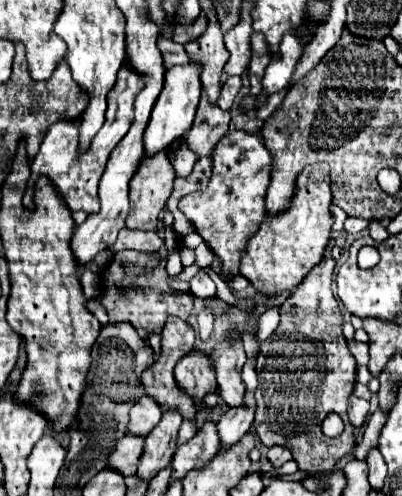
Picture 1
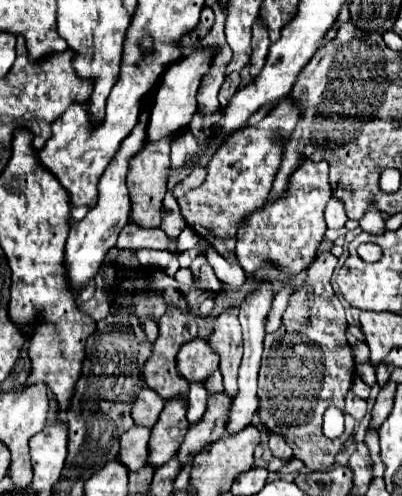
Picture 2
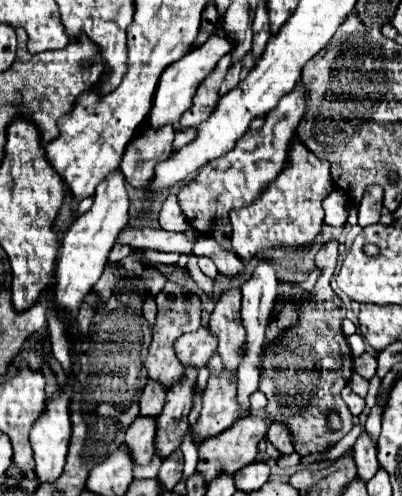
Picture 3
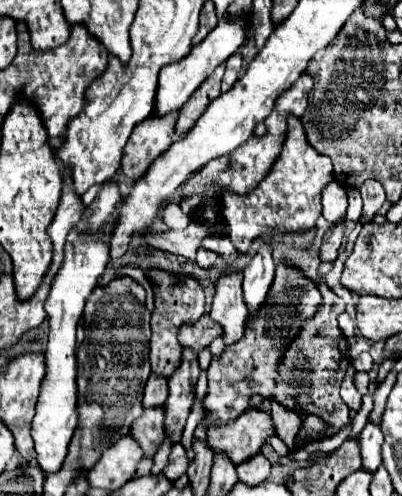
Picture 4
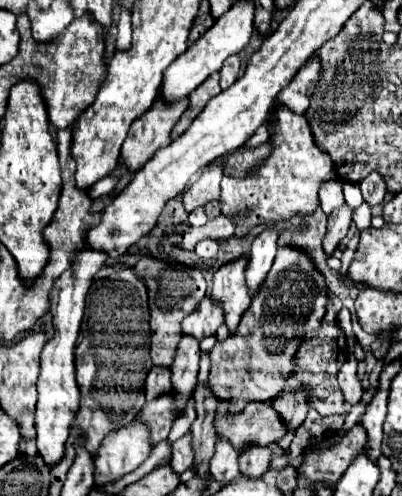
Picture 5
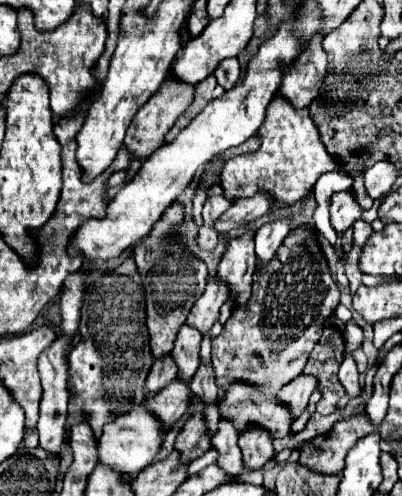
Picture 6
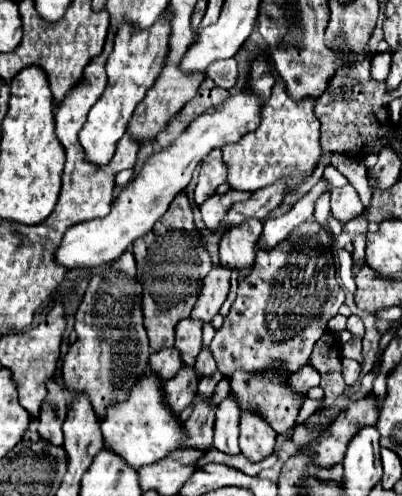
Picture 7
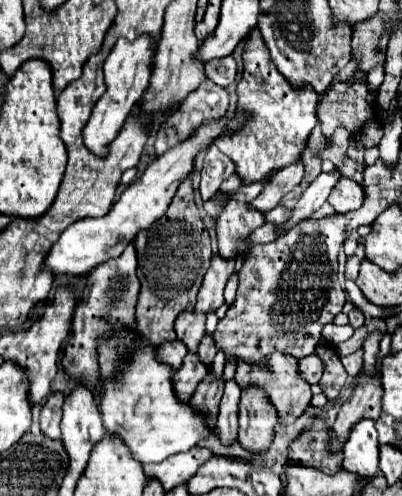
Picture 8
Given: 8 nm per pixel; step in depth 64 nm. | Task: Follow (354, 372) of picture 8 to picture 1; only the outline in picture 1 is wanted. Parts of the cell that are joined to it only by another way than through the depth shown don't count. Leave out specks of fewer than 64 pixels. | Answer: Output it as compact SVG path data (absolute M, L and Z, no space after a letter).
M350 396L350 408L348 408L348 418L350 418L350 424L354 428L362 428L364 422L366 422L366 416L368 416L368 410L370 410L370 404L358 396Z

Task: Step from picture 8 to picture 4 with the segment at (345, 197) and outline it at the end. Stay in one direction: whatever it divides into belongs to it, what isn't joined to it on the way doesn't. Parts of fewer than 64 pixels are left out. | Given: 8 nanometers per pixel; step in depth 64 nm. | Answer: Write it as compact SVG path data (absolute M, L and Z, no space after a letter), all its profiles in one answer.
M338 222L326 236L320 248L320 260L322 262L334 262L338 256L338 248L342 244L342 232L344 232L344 222Z

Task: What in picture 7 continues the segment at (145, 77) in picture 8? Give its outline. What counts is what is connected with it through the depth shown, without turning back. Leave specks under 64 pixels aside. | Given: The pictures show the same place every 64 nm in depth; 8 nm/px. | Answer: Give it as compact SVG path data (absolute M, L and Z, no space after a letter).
M166 10L164 16L160 16L160 20L152 24L152 28L132 28L132 24L124 20L124 24L120 24L120 28L116 30L114 50L106 64L108 72L106 90L88 112L88 120L78 134L78 140L84 148L84 158L88 158L90 164L100 168L112 160L116 144L124 136L132 112L136 110L140 100L144 100L148 88L152 88L152 84L156 82L156 76L160 76L164 68L164 58L168 54L168 36L172 26L170 22L172 12Z

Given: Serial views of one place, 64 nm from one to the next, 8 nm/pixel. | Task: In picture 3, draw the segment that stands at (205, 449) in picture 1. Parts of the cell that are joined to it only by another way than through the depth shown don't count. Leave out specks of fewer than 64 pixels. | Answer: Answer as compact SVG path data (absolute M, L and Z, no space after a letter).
M222 370L220 376L212 376L202 396L202 412L192 424L192 440L206 440L228 430L238 416L236 404L236 376Z

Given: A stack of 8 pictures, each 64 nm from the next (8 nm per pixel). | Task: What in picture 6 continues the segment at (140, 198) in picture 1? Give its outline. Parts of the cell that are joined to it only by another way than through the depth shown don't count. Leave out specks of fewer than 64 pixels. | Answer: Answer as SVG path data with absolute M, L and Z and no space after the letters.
M168 76L164 80L164 84L160 86L160 90L138 110L138 114L134 116L134 120L132 120L132 124L130 124L128 132L126 132L124 146L128 148L128 152L132 154L132 158L146 160L154 150L158 150L164 144L166 132L174 126L176 118L190 106L192 98L194 98L194 86L180 84L172 76Z

